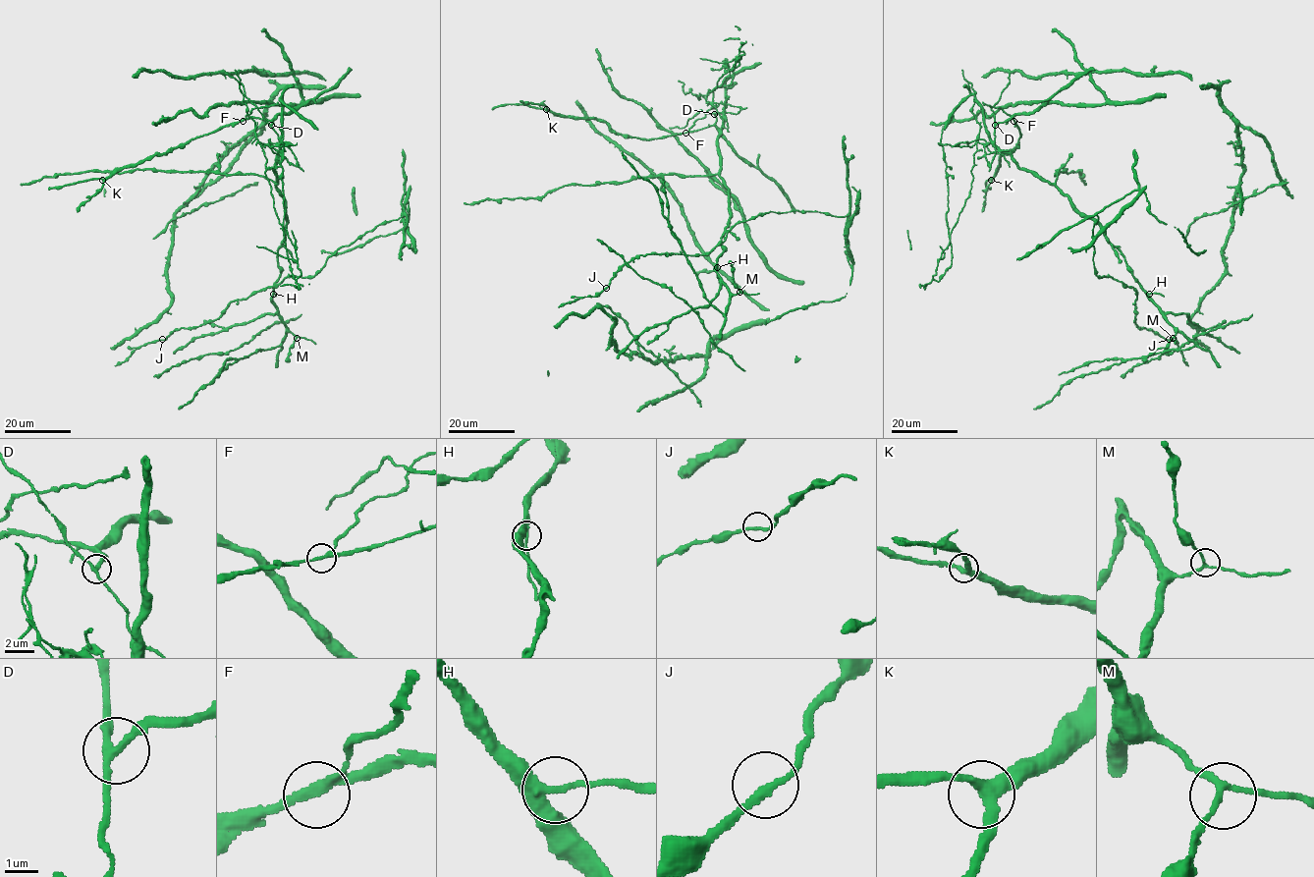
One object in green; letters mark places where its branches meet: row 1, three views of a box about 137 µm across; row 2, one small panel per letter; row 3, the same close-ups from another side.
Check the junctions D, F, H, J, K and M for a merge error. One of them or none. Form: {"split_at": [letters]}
{"split_at": ["D"]}

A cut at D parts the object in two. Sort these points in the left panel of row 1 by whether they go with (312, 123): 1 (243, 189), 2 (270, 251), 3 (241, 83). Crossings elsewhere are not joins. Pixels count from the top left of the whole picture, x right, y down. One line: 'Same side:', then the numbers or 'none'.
Same side: 1

